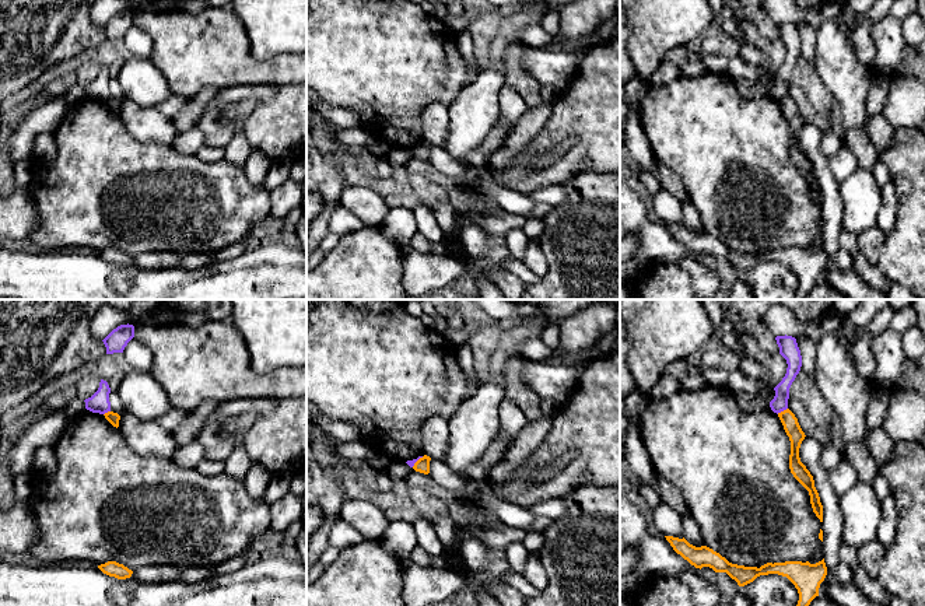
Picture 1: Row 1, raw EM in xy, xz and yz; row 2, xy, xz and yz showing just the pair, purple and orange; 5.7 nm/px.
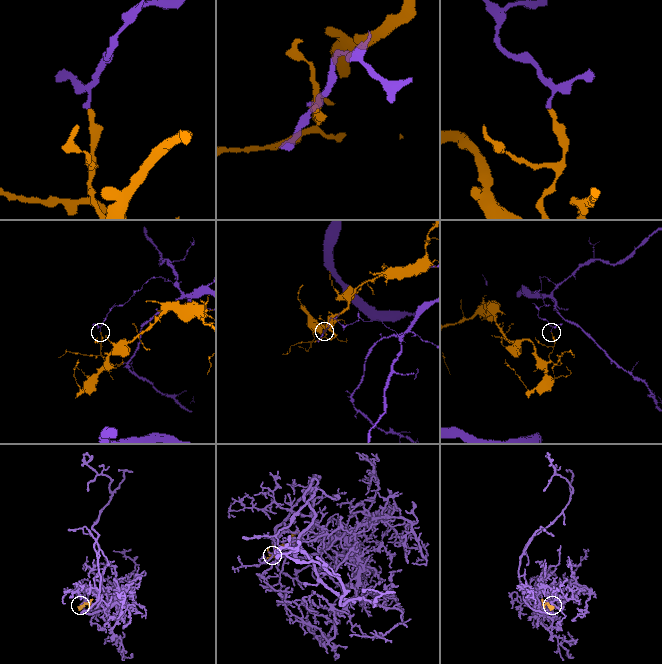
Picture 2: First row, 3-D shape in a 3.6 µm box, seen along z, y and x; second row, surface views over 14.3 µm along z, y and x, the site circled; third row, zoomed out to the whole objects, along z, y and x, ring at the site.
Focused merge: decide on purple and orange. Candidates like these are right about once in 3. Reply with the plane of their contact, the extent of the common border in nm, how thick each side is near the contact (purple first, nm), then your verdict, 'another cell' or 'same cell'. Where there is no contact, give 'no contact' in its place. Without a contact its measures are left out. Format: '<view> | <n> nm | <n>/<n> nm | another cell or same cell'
yz | 70 nm | 90/90 nm | another cell

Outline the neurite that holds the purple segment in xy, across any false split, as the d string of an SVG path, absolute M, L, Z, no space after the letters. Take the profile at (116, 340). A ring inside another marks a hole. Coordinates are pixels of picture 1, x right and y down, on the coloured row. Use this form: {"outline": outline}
{"outline": "M120 325L113 329L102 341L106 347L106 354L123 353L127 343L134 337L133 325Z"}

